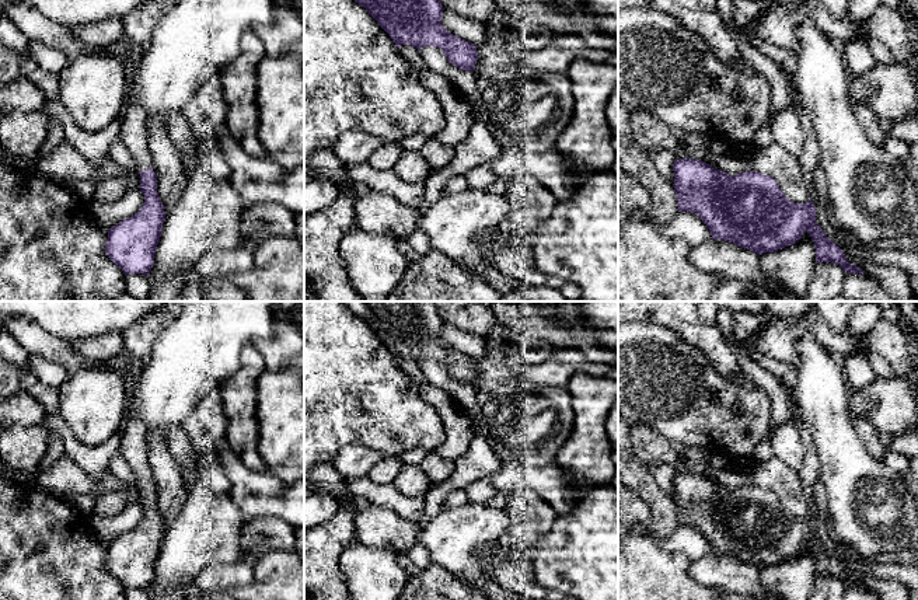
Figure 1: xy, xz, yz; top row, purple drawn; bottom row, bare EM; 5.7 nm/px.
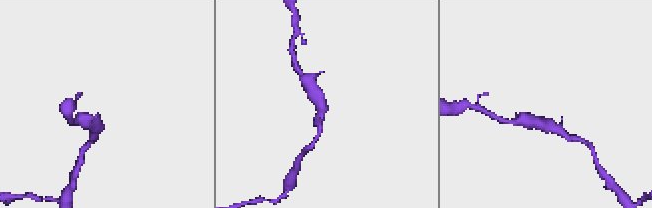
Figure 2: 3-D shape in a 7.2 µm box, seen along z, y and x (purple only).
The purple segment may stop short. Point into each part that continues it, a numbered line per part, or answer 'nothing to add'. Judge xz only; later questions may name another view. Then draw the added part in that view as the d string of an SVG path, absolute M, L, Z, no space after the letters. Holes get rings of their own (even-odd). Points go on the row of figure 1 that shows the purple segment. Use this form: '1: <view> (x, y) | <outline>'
nothing to add

